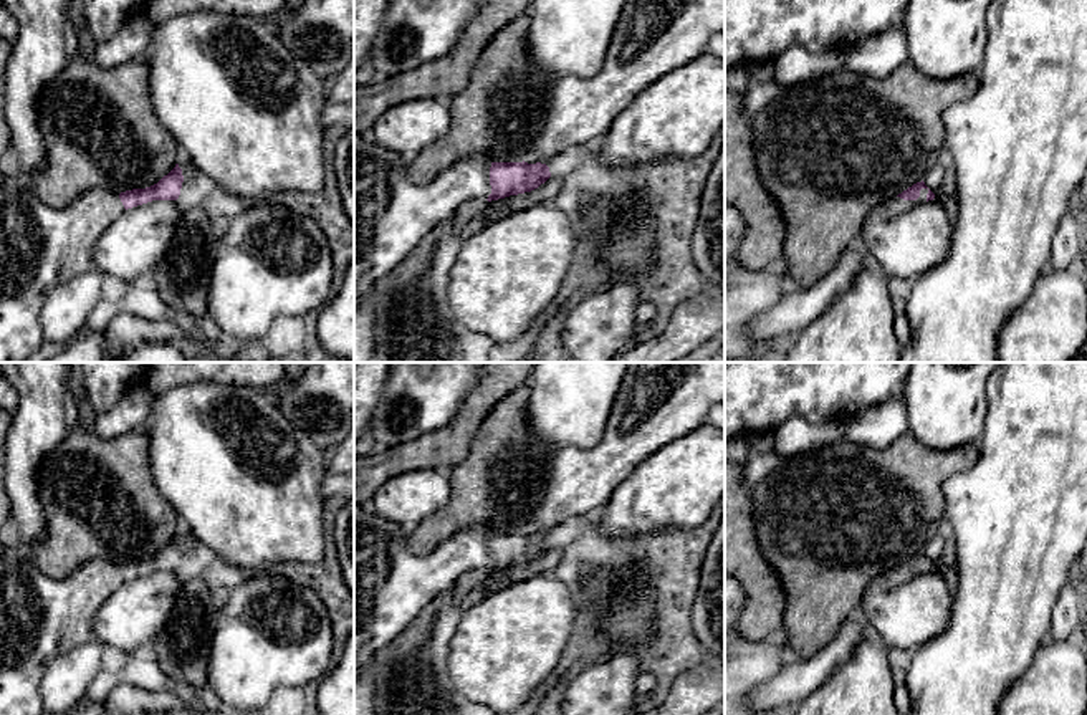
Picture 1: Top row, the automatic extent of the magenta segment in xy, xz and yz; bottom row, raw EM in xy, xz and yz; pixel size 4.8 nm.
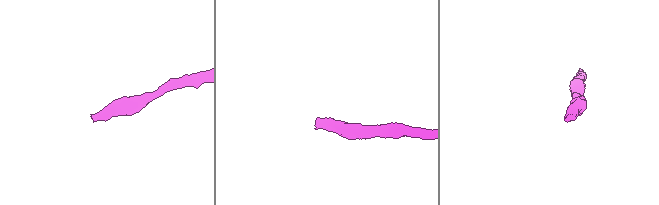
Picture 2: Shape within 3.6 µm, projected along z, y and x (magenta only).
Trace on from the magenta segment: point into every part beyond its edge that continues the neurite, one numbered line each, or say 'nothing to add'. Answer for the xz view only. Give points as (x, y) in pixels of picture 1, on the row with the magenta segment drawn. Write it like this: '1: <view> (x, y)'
1: xz (392, 214)

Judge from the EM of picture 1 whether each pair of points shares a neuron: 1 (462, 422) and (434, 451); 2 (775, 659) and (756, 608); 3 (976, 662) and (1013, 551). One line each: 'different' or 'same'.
1: same
2: different
3: same

